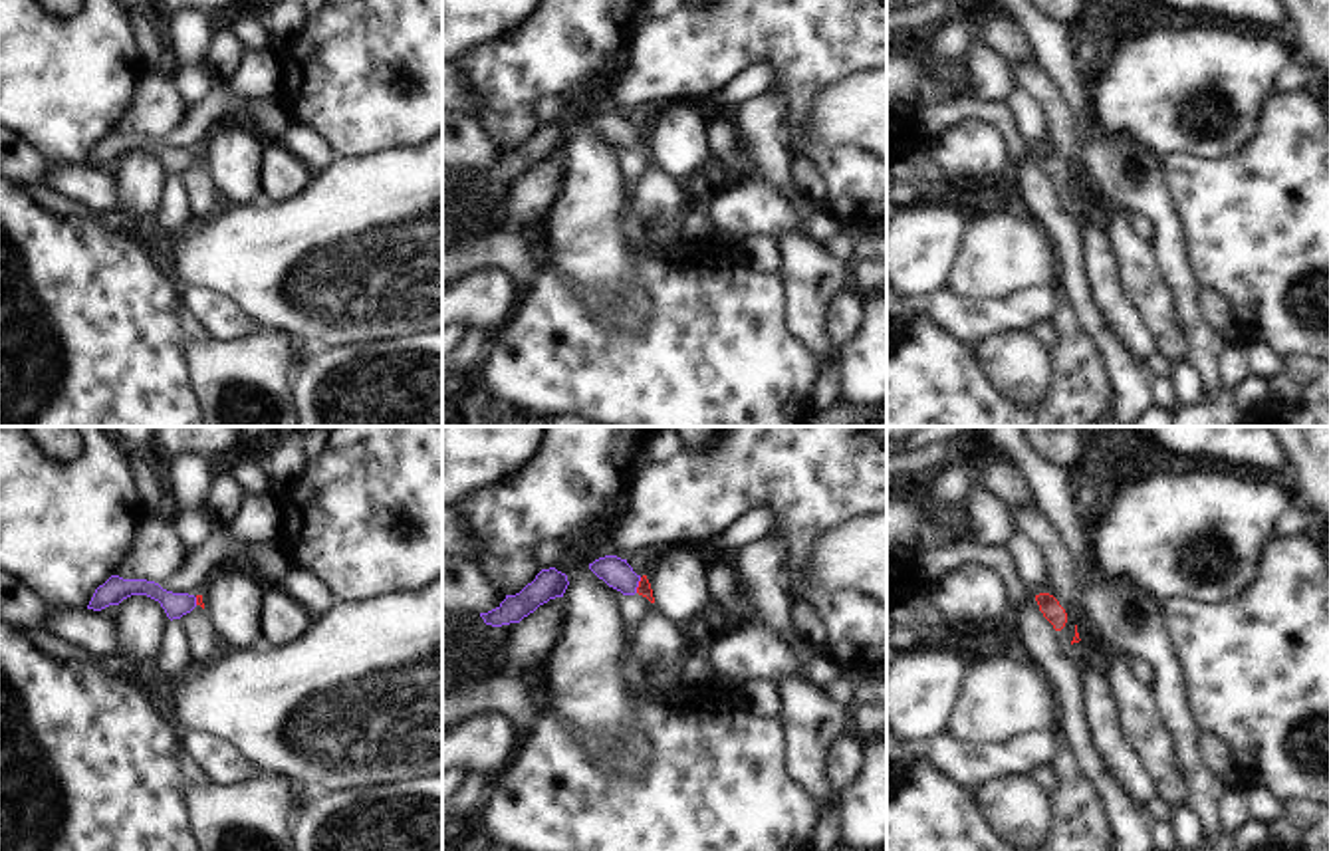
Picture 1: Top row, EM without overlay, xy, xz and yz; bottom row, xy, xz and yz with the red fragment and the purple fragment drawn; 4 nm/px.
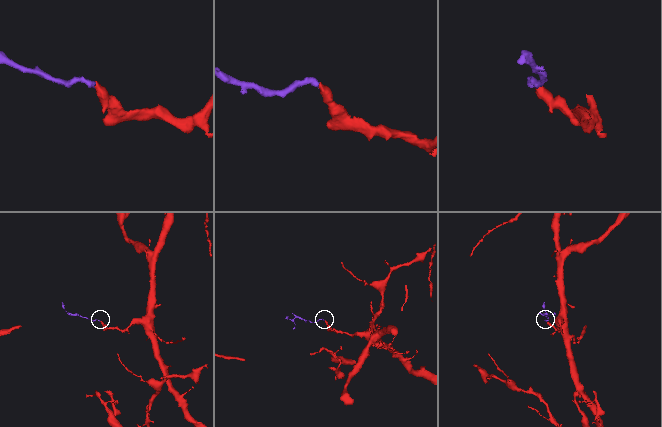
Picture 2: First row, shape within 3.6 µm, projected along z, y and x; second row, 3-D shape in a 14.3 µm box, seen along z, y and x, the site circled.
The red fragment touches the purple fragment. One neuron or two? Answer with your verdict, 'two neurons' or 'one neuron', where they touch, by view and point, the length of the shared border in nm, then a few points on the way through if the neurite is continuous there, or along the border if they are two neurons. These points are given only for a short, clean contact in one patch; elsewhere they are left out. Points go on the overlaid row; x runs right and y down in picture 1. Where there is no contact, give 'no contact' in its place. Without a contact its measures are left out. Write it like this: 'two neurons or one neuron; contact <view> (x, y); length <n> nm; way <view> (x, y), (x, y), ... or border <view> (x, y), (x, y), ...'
one neuron; contact xz (639, 586); length 70 nm; way xz (643, 588), (639, 586), (629, 584), (615, 572)

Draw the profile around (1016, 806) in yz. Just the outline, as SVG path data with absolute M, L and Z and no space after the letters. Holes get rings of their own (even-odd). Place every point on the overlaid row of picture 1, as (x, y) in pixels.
M1022 772L986 778L976 788L976 801L994 827L1014 841L1037 841L1049 821L1047 793Z

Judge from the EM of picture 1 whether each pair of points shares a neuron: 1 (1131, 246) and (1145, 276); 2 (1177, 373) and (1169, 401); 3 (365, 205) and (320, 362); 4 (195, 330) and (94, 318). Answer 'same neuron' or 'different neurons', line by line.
1: same neuron
2: different neurons
3: different neurons
4: different neurons

